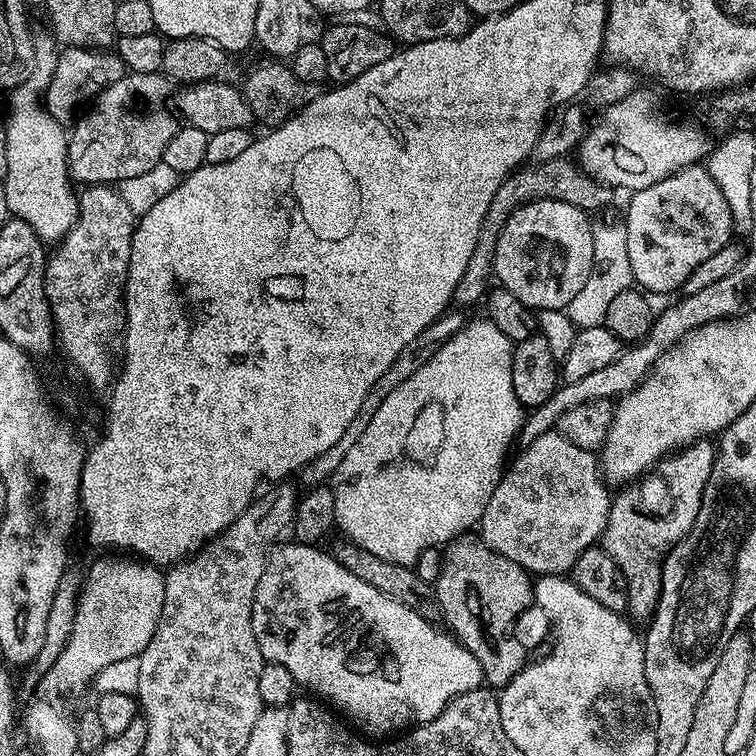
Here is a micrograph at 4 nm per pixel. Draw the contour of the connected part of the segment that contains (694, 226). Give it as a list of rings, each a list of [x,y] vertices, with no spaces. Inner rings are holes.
[[[691,164],[688,168],[662,178],[662,182],[654,182],[654,186],[646,186],[642,190],[632,192],[630,198],[632,201],[628,204],[628,213],[622,217],[626,230],[626,250],[630,254],[632,279],[645,293],[683,289],[690,270],[706,262],[706,258],[718,254],[718,250],[722,250],[733,239],[730,206],[726,206],[726,198],[722,198],[718,182],[714,182],[707,167],[700,164]]]

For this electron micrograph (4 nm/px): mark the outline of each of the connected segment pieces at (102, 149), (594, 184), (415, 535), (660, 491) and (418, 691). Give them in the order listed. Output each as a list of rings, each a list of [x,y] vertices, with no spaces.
[[[128,72],[109,88],[103,88],[91,101],[87,111],[71,125],[67,133],[69,177],[77,185],[80,183],[80,186],[116,186],[119,185],[119,180],[136,180],[139,176],[154,171],[156,164],[158,168],[164,159],[166,142],[174,138],[178,127],[177,117],[170,107],[168,87],[170,87],[168,77],[160,72],[154,74]]]
[[[572,158],[547,160],[541,164],[532,162],[527,166],[517,168],[512,175],[505,178],[502,186],[498,186],[498,194],[494,194],[494,202],[490,202],[490,210],[486,210],[486,218],[482,222],[482,230],[478,234],[478,242],[474,246],[474,254],[466,266],[466,274],[462,274],[456,287],[455,303],[457,305],[460,303],[459,307],[467,310],[466,308],[471,304],[476,304],[479,300],[481,303],[485,299],[490,288],[488,279],[491,281],[494,276],[492,259],[498,242],[498,234],[510,218],[512,211],[520,207],[521,204],[528,204],[532,200],[561,200],[570,206],[578,206],[578,210],[595,214],[599,208],[604,208],[611,202],[612,192],[613,189],[609,185],[602,184],[593,176],[588,175]]]
[[[438,353],[433,354],[429,361],[421,367],[424,380],[416,380],[416,374],[410,375],[406,382],[402,382],[396,389],[386,395],[378,410],[375,410],[370,424],[363,431],[361,439],[347,451],[346,458],[342,459],[342,466],[332,476],[330,487],[334,496],[334,512],[336,514],[335,527],[344,528],[349,541],[362,550],[370,550],[370,554],[378,554],[378,558],[386,558],[386,562],[395,564],[415,565],[416,559],[427,548],[435,544],[447,546],[458,536],[463,536],[469,530],[475,529],[480,523],[482,514],[486,510],[488,496],[494,494],[496,483],[500,481],[502,469],[505,467],[504,455],[508,447],[517,443],[520,428],[524,425],[526,410],[514,398],[514,378],[512,372],[488,372],[488,364],[446,364]]]
[[[711,439],[696,440],[687,448],[673,452],[667,458],[660,461],[651,472],[643,475],[631,484],[621,487],[620,492],[611,497],[608,510],[608,525],[602,537],[602,547],[605,552],[614,558],[618,570],[622,570],[622,578],[628,583],[628,607],[627,615],[633,621],[647,622],[652,618],[652,612],[660,597],[660,579],[664,569],[664,560],[668,557],[668,551],[694,526],[694,518],[698,518],[698,510],[704,493],[704,483],[708,475],[712,473],[712,467],[716,461],[717,445]]]
[[[281,543],[271,549],[270,563],[265,568],[256,587],[256,597],[252,603],[252,629],[258,642],[258,650],[262,650],[264,659],[268,664],[280,664],[285,667],[301,689],[302,687],[309,688],[314,695],[329,700],[329,702],[324,702],[331,705],[345,721],[352,720],[348,722],[357,733],[368,738],[388,738],[393,734],[411,730],[421,724],[430,722],[434,718],[438,718],[438,714],[442,714],[444,707],[456,696],[466,694],[485,683],[482,666],[478,666],[478,658],[474,658],[474,654],[470,654],[470,650],[466,650],[466,646],[462,646],[455,636],[444,630],[439,632],[435,628],[437,625],[433,621],[412,612],[410,606],[402,606],[402,602],[394,602],[394,598],[386,598],[386,594],[378,594],[378,590],[374,590],[374,586],[362,582],[362,578],[354,578],[354,574],[350,574],[350,570],[346,570],[346,566],[342,566],[334,559],[331,551],[323,552],[323,547],[310,544],[289,543]]]

